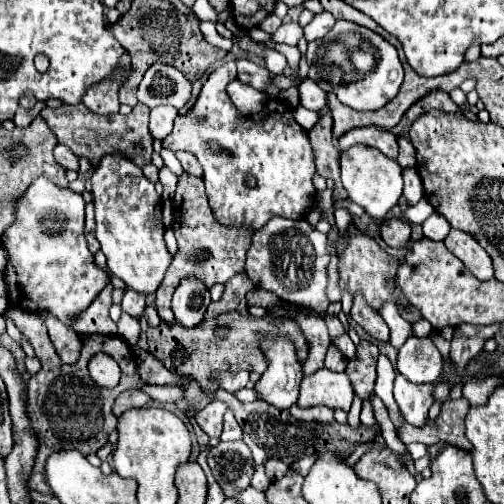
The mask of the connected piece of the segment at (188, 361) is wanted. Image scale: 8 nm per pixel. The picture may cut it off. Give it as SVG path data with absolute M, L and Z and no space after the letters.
M238 273L234 275L226 285L224 285L224 295L220 301L210 303L206 311L206 319L198 327L178 327L178 323L166 323L162 321L158 327L148 329L148 351L172 373L178 375L190 375L198 381L202 391L214 393L218 391L218 381L214 379L214 373L230 371L254 371L262 375L266 371L266 361L256 347L256 333L276 333L282 331L284 319L274 319L270 315L264 315L262 319L256 319L254 315L248 313L246 305L246 293L254 287L248 279L248 275Z

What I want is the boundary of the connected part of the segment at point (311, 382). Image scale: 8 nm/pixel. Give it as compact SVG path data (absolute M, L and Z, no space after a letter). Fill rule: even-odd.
M320 369L314 375L306 375L300 385L300 397L296 405L314 407L326 405L330 409L348 411L354 399L354 389L346 373L332 373L328 369Z

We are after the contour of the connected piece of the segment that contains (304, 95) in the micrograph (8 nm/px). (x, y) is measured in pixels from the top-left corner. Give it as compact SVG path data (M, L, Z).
M304 79L302 85L298 87L300 91L300 105L312 111L320 111L326 107L326 91L322 91L316 83L310 79Z

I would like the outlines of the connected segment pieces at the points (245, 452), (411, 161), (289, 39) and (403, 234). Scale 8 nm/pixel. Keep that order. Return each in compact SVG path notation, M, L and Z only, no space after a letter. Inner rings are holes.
M242 439L214 445L208 453L208 465L228 499L246 489L254 475L252 451Z
M400 137L400 139L398 139L398 145L400 145L400 155L398 155L400 167L404 167L404 169L406 169L406 167L416 167L416 151L414 151L410 139Z
M284 23L284 25L272 35L272 41L274 41L274 43L296 45L302 35L304 35L304 33L302 33L302 27L300 27L298 23Z
M386 219L380 223L380 237L390 245L390 247L404 247L410 239L410 223L402 219Z

